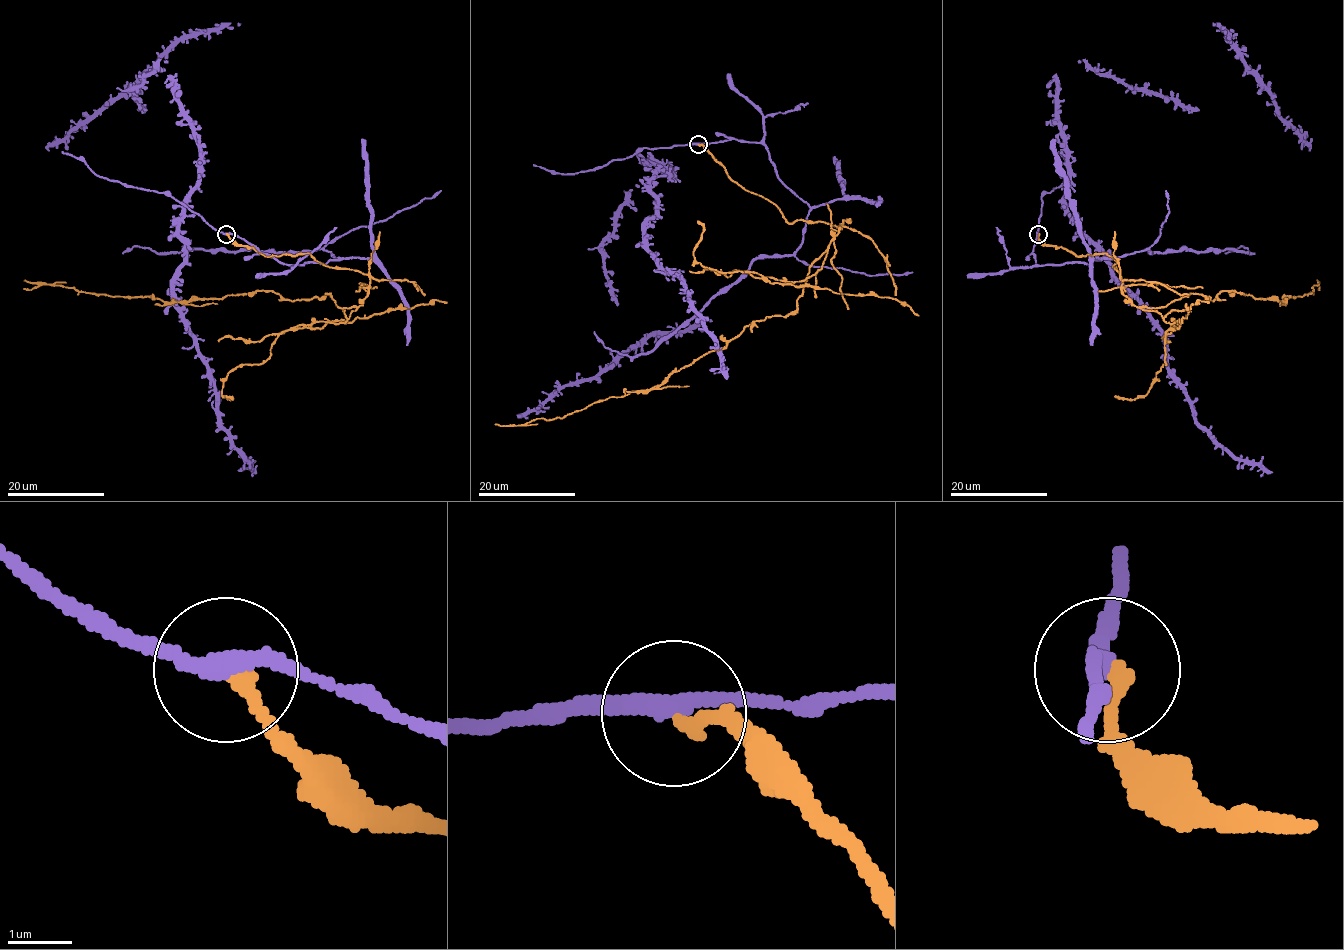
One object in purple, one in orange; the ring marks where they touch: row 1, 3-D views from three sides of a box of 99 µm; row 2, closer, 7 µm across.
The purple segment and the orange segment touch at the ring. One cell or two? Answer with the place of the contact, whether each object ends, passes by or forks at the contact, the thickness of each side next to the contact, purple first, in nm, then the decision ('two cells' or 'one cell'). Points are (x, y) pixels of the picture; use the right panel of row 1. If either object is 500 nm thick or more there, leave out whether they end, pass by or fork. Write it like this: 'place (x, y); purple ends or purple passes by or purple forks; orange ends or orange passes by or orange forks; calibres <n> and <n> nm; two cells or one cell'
place (1038, 234); purple passes by; orange ends; calibres 280 and 240 nm; two cells

